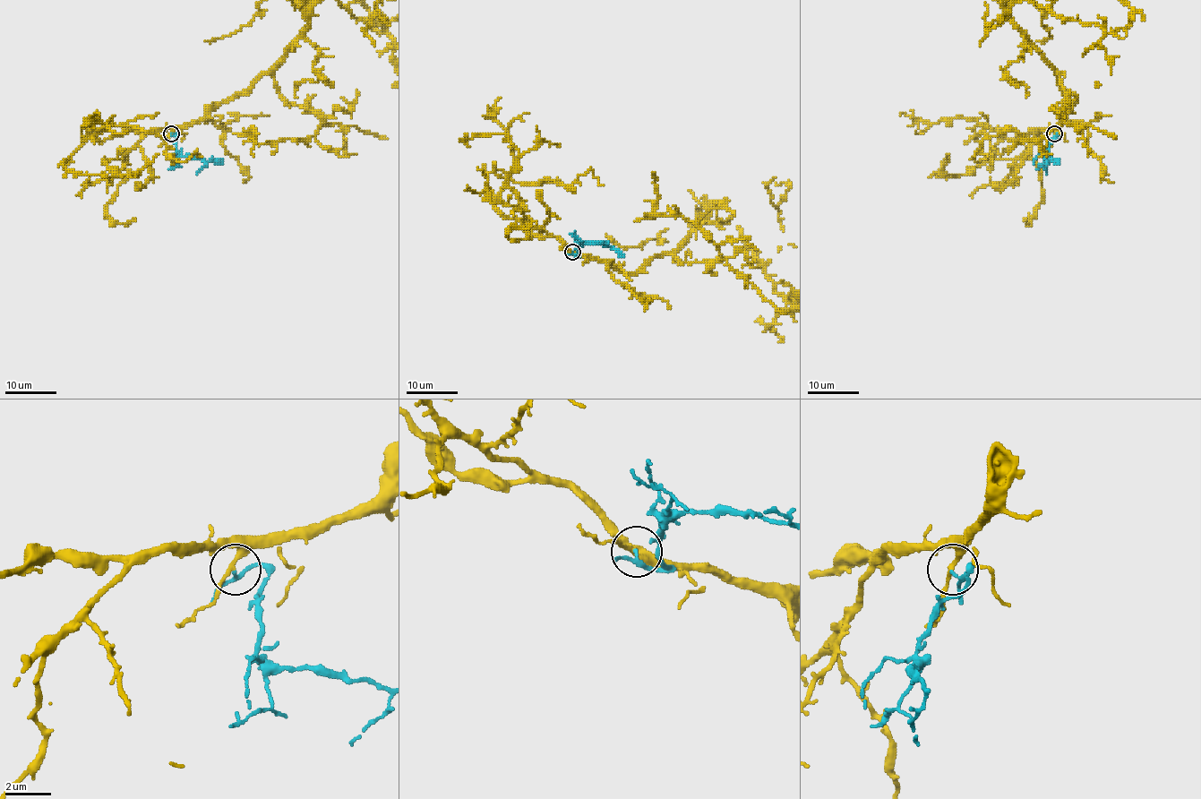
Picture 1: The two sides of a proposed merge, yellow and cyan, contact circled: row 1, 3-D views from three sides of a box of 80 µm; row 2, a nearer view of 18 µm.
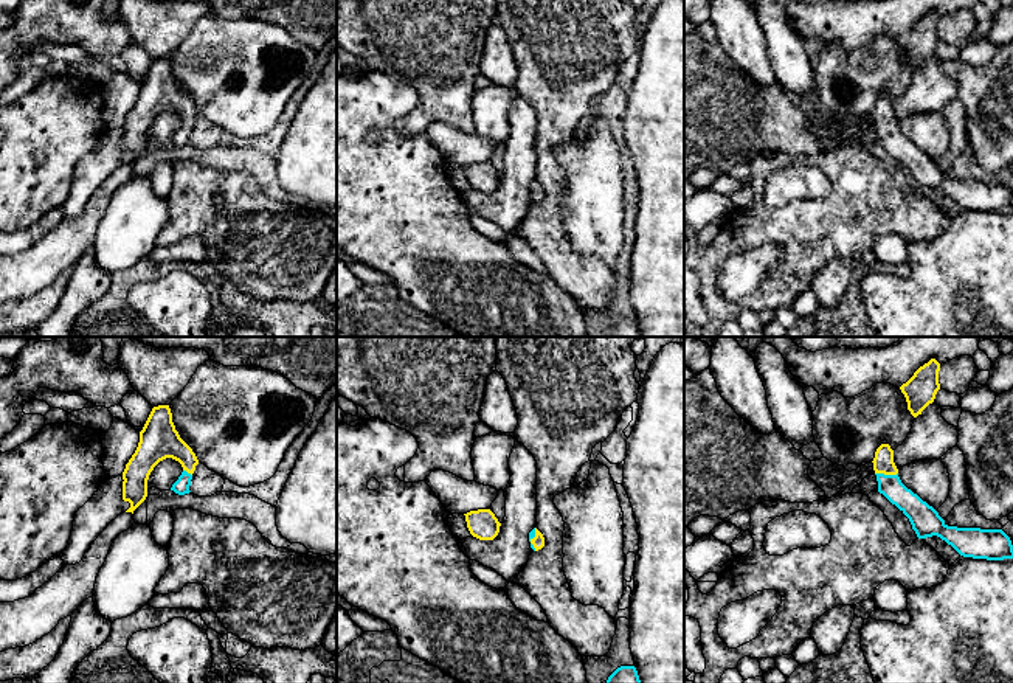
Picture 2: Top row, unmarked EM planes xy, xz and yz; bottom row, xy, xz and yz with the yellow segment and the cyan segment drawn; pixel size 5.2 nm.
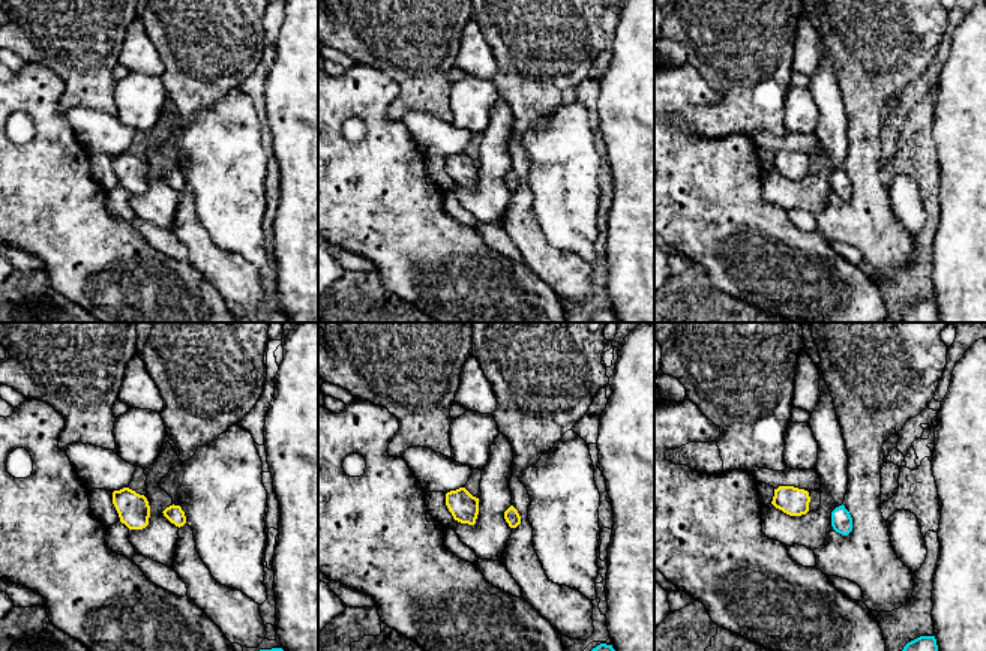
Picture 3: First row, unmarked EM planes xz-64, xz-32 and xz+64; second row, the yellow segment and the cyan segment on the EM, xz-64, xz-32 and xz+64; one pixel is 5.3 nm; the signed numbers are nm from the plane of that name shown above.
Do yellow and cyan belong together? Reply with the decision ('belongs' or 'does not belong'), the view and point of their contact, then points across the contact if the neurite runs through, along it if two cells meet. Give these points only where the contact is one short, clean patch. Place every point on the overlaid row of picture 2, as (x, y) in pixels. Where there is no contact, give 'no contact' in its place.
belongs | yz (886, 474) | across yz (883, 463), (886, 474), (889, 483), (914, 508)

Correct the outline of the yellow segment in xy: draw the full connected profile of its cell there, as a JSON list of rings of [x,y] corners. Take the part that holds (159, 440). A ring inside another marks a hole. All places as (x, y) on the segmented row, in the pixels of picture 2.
[[[158,405],[152,408],[140,432],[138,447],[123,472],[123,500],[130,503],[126,512],[133,514],[146,500],[149,475],[166,458],[178,461],[183,467],[171,491],[178,495],[189,494],[192,473],[199,459],[175,430],[169,405]]]

